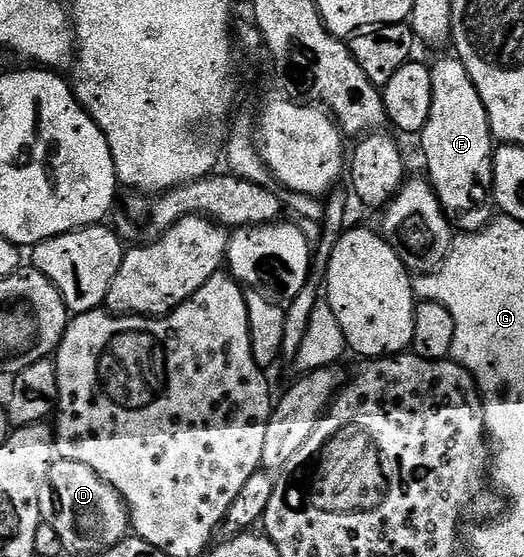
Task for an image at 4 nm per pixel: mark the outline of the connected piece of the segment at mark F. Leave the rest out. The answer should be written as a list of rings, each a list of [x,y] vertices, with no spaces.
[[[455,56],[431,63],[430,119],[421,130],[422,152],[430,175],[428,181],[439,198],[449,223],[461,233],[483,229],[495,212],[492,194],[493,159],[496,149],[478,90],[470,80],[470,72]]]

